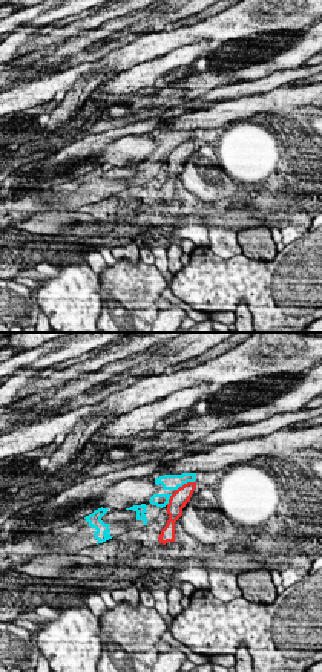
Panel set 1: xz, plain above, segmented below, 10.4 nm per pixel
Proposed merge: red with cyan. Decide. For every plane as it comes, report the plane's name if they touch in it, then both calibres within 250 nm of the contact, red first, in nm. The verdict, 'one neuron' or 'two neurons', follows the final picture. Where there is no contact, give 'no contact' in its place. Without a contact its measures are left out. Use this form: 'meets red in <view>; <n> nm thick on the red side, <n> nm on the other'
meets red in xz; 180 nm thick on the red side, 160 nm on the other

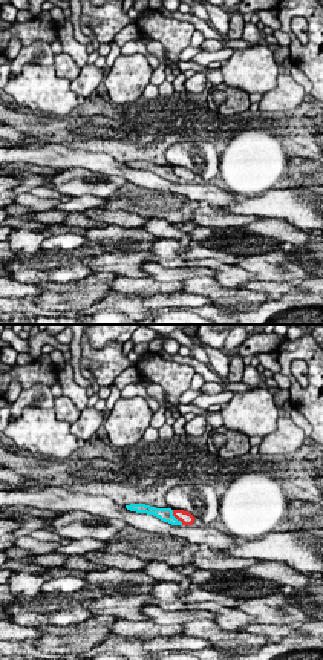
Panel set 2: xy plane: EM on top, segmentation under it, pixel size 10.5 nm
meets red in xy; 140 nm thick on the red side, 140 nm on the other

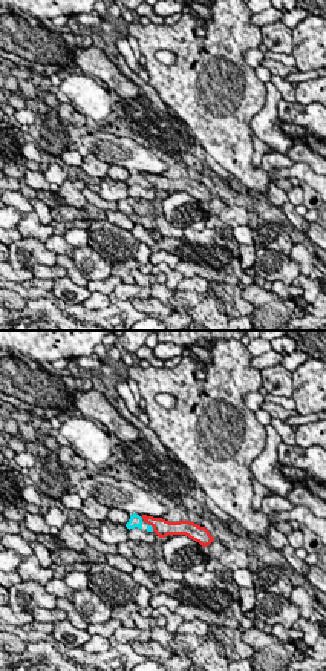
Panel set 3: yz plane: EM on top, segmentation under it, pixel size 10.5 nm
meets red in yz; 180 nm thick on the red side, 60 nm on the other

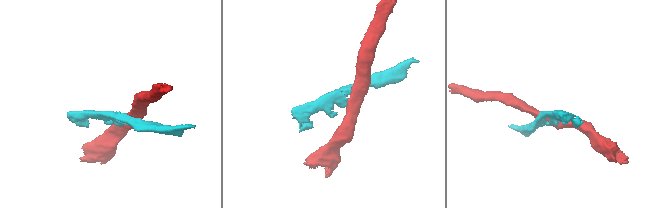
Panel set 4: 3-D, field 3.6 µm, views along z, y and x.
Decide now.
two neurons

